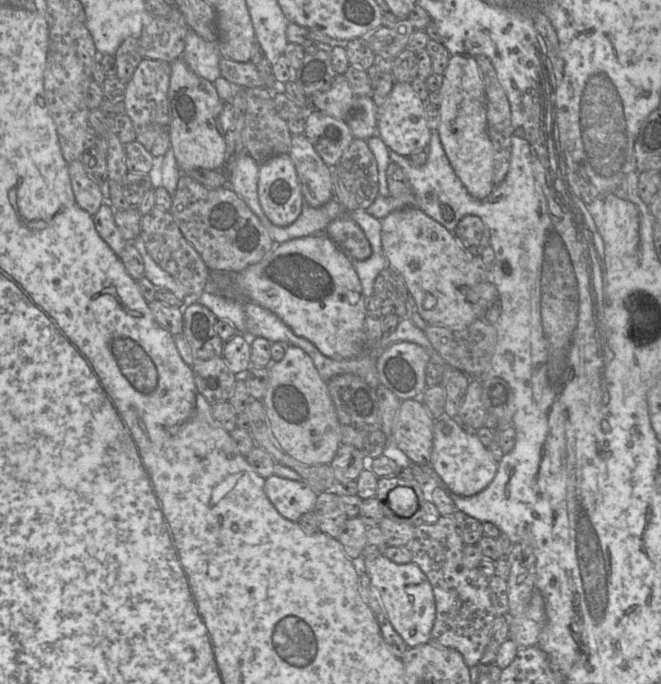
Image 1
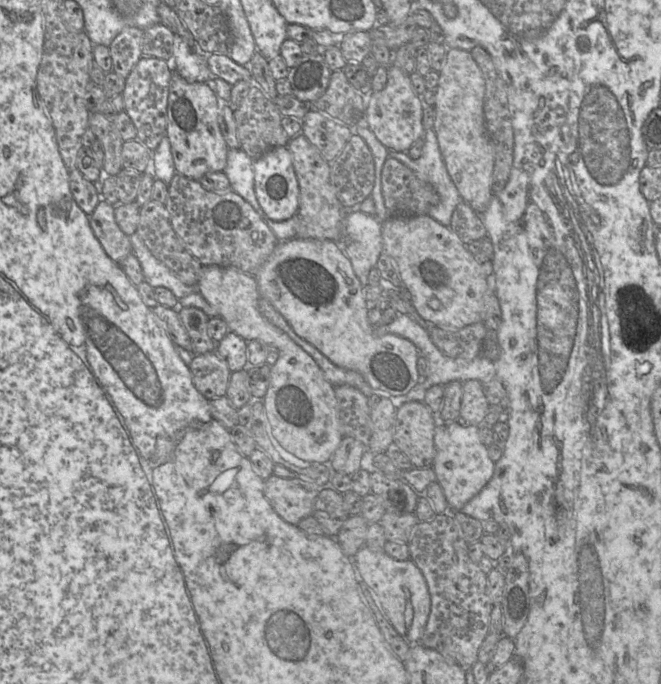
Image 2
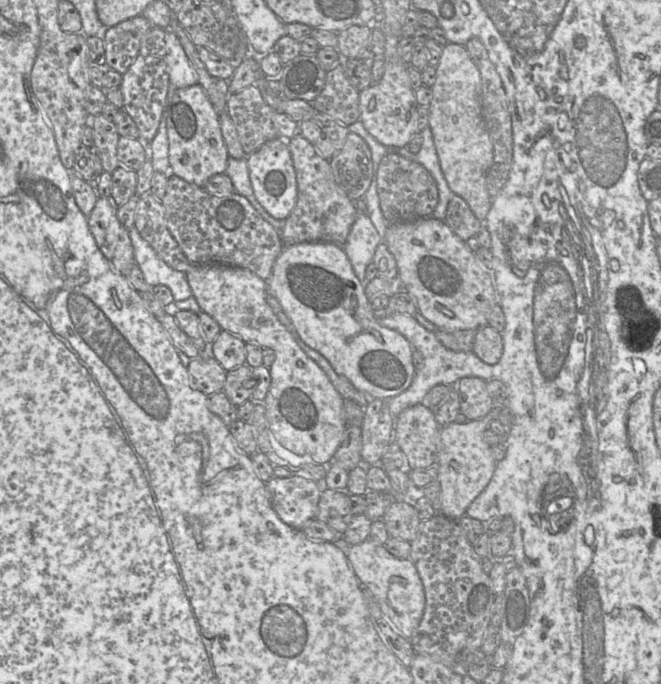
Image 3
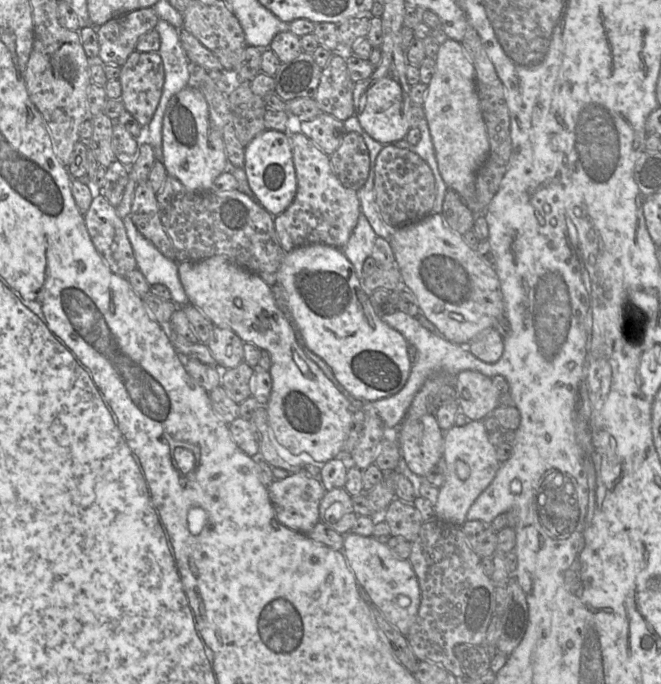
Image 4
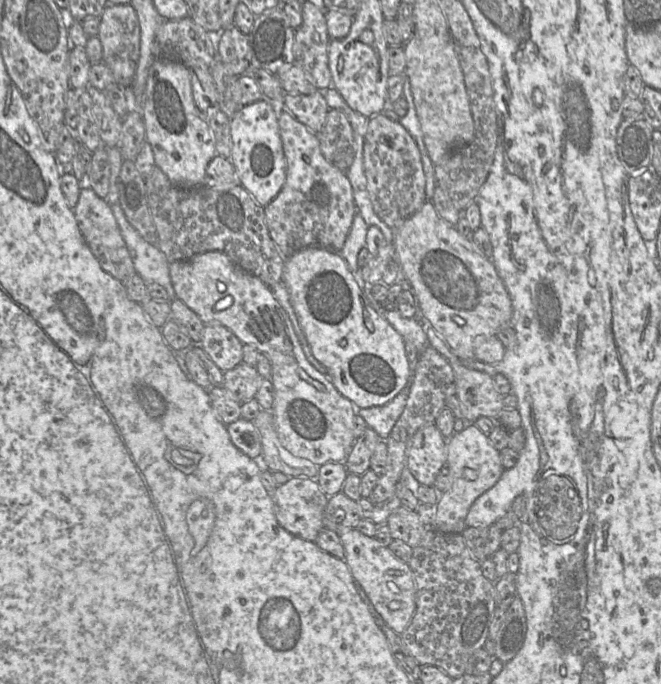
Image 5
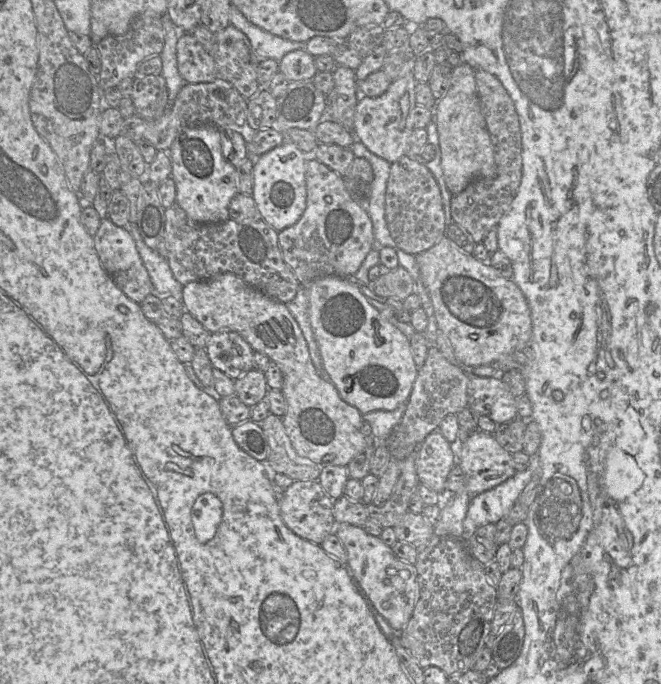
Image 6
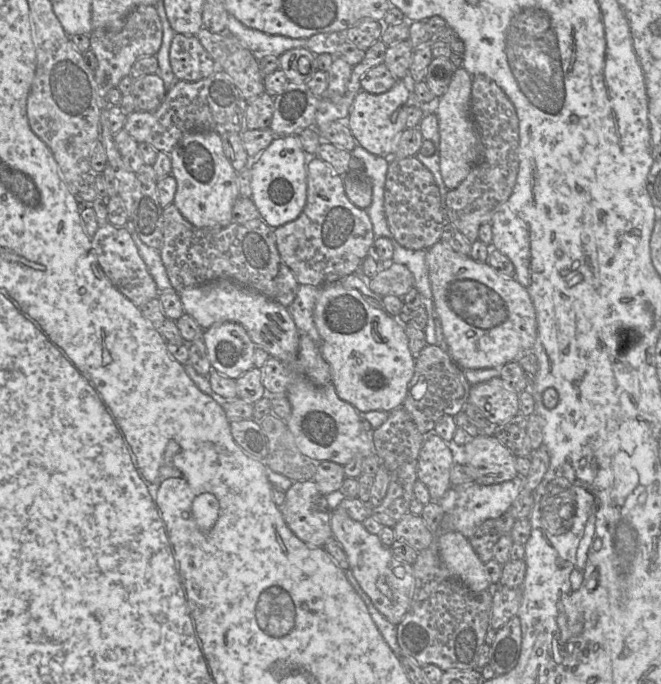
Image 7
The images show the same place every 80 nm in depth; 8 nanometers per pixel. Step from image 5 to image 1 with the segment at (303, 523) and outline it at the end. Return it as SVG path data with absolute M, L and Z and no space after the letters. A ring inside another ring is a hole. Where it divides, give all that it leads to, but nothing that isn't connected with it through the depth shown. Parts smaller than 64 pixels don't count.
M272 474L265 479L265 493L275 510L290 522L313 512L318 492L304 480L291 480Z

